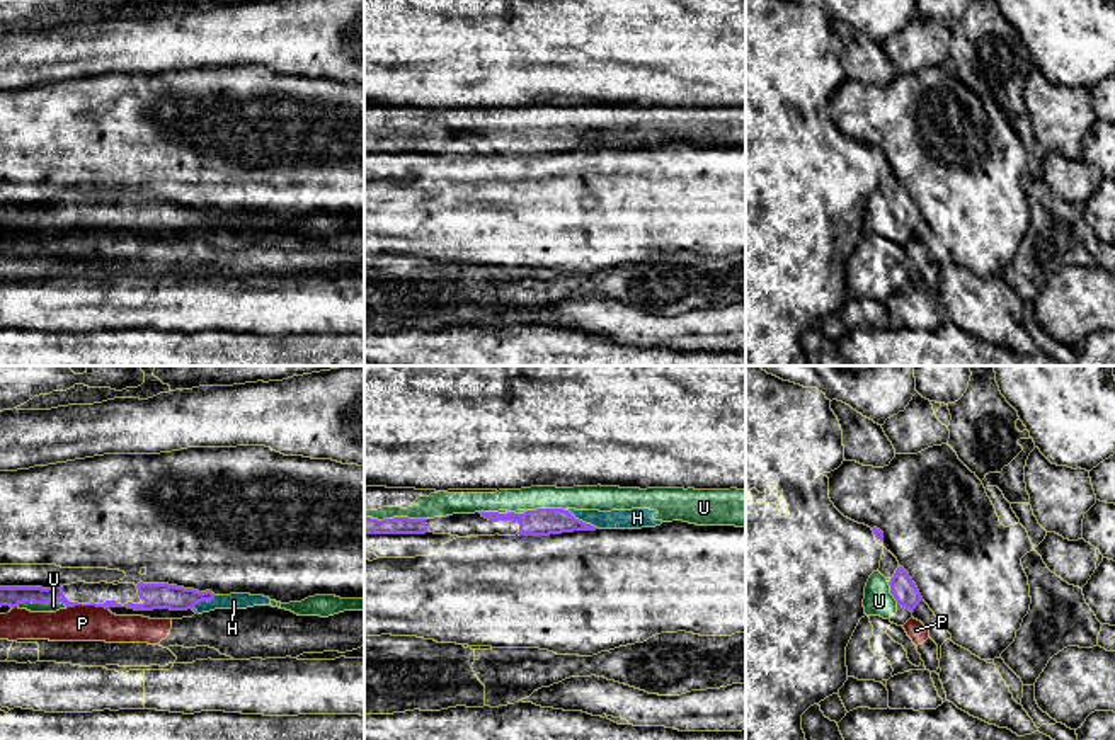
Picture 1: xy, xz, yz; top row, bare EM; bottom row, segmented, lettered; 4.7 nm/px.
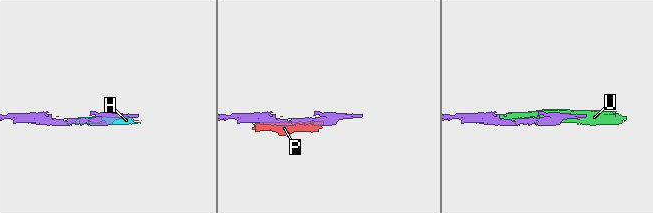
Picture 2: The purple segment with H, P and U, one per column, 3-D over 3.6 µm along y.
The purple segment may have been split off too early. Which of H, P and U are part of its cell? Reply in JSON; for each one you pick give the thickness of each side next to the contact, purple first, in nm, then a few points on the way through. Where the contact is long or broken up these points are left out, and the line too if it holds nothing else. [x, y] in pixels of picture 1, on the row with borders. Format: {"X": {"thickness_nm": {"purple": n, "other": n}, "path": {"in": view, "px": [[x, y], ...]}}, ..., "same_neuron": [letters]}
{"H": {"thickness_nm": {"purple": 130, "other": 100}}, "U": {"thickness_nm": {"purple": 80, "other": 120}}, "same_neuron": ["H", "U"]}

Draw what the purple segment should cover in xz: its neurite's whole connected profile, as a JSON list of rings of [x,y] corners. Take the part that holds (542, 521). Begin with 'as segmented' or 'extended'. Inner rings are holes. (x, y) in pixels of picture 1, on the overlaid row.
extended; [[[364,487],[364,551],[378,558],[432,556],[456,538],[550,536],[596,529],[642,529],[683,521],[746,527],[746,490],[531,487],[521,490],[415,490]]]

